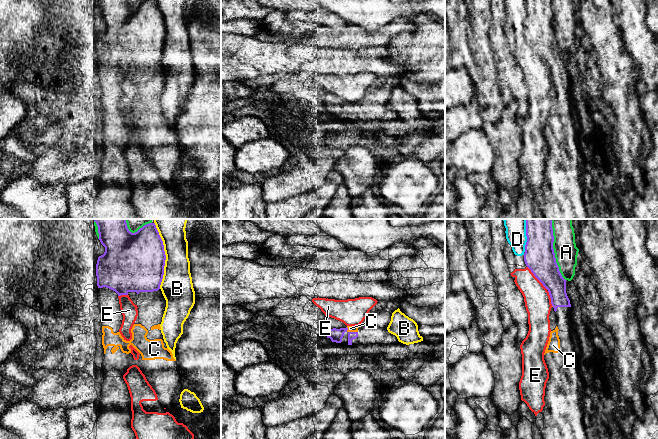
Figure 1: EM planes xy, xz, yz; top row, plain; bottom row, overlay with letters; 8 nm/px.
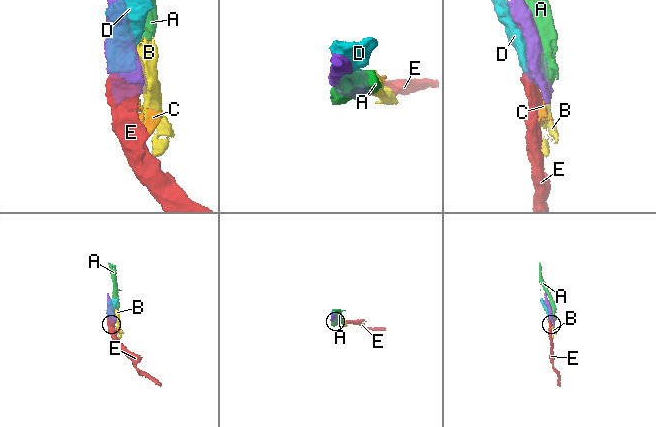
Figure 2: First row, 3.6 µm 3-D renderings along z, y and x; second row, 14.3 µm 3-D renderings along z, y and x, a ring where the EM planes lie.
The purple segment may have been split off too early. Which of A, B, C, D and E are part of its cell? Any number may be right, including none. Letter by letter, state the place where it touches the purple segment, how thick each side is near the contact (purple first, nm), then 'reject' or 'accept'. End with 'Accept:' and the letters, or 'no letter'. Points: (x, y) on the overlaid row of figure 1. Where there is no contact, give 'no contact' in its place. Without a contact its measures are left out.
A: contact yz (553, 250); calibres 240 and 190 nm; reject
B: contact xy (165, 255); calibres 460 and 240 nm; reject
C: contact xz (351, 332); calibres 60 and 50 nm; accept
D: contact yz (526, 235); calibres 240 and 180 nm; reject
E: contact yz (536, 277); calibres 240 and 220 nm; reject
Accept: C

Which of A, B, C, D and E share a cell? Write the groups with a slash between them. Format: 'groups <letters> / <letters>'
groups A / B / C / D E

